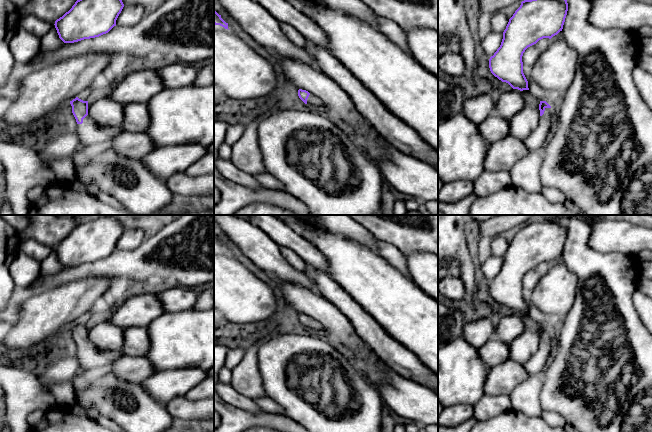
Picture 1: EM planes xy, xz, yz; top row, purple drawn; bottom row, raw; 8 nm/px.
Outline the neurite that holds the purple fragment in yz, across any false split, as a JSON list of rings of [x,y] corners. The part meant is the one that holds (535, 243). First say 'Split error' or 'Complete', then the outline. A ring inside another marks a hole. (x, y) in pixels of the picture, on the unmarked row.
Complete. [[[541,222],[524,224],[509,243],[503,256],[500,271],[489,283],[491,297],[502,306],[508,307],[513,313],[529,314],[528,305],[523,297],[522,280],[525,274],[543,262],[551,263],[563,253],[568,235],[566,222]]]

